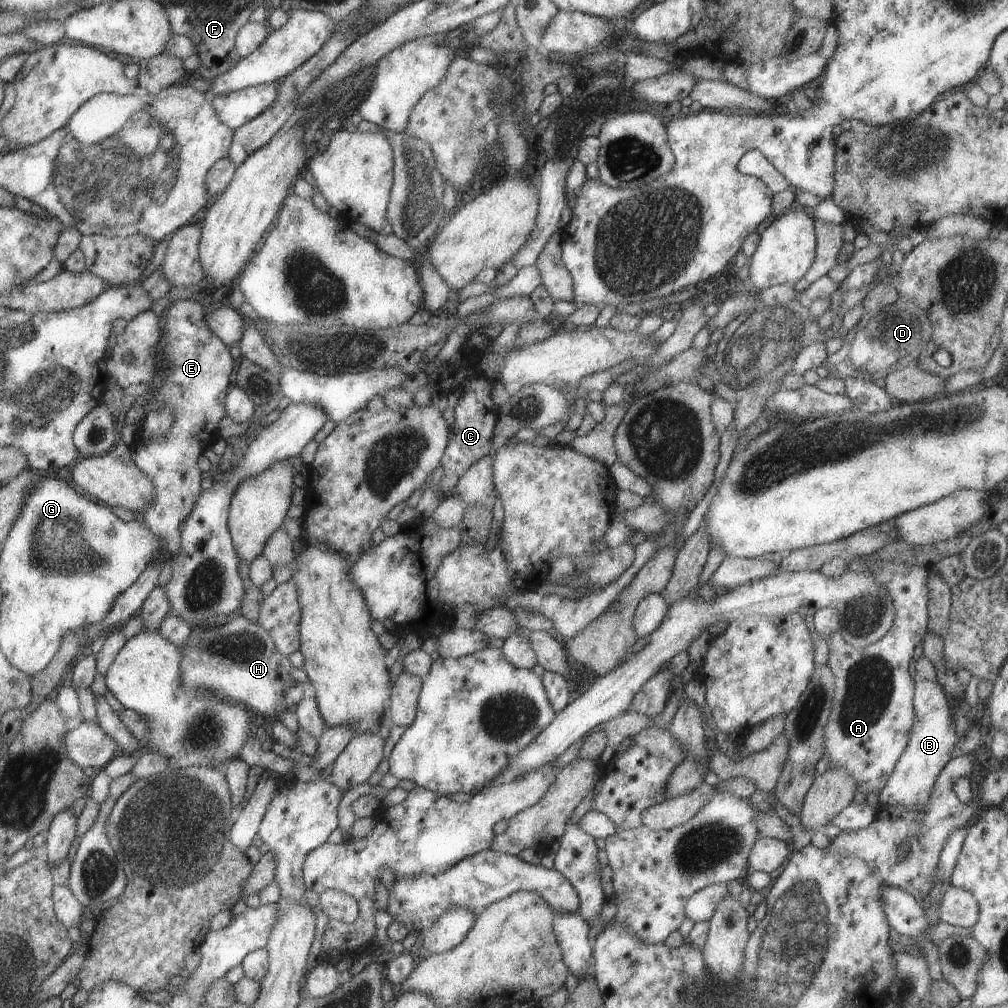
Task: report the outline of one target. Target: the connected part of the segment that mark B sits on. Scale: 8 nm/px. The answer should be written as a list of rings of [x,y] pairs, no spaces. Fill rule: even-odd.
[[[916,679],[913,710],[915,720],[909,730],[907,746],[895,763],[885,786],[879,791],[878,802],[884,808],[888,805],[899,805],[913,812],[925,812],[935,779],[950,759],[951,750],[960,738],[957,738],[953,730],[953,722],[949,718],[949,708],[947,708],[947,698],[945,698],[943,687],[937,682]]]

